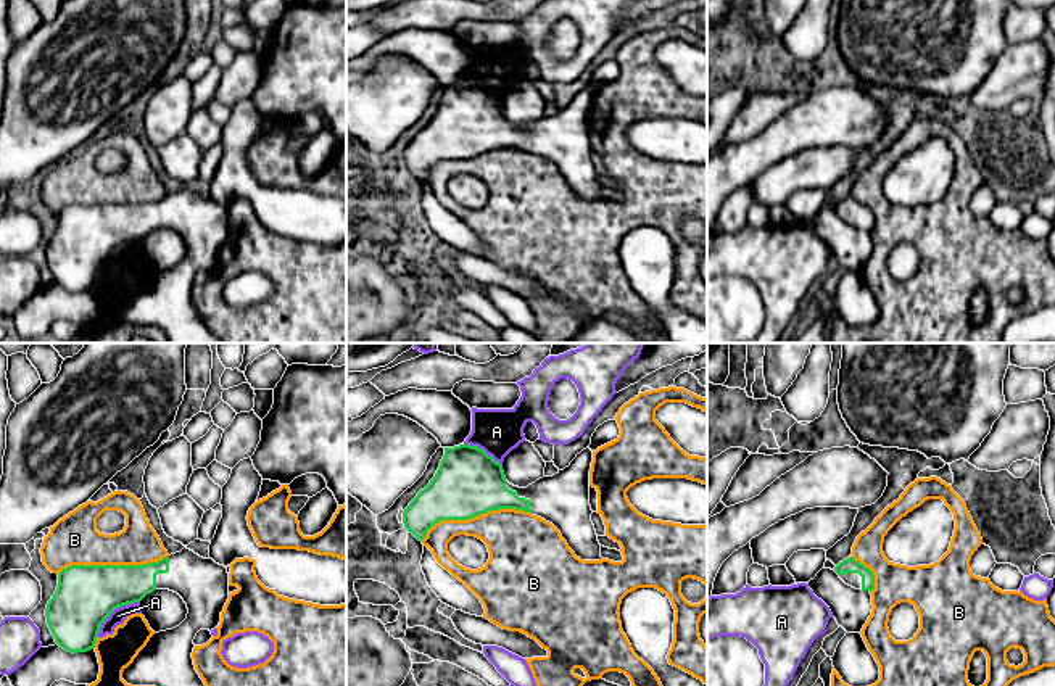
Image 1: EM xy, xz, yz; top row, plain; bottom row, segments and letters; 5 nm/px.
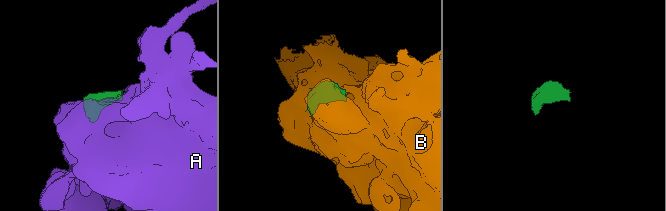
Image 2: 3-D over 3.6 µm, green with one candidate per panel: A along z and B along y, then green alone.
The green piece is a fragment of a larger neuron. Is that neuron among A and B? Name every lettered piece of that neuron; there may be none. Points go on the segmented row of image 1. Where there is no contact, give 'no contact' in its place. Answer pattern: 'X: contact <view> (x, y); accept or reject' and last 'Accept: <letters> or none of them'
A: contact xy (113, 609); reject
B: contact xz (474, 516); reject
Accept: none of them

